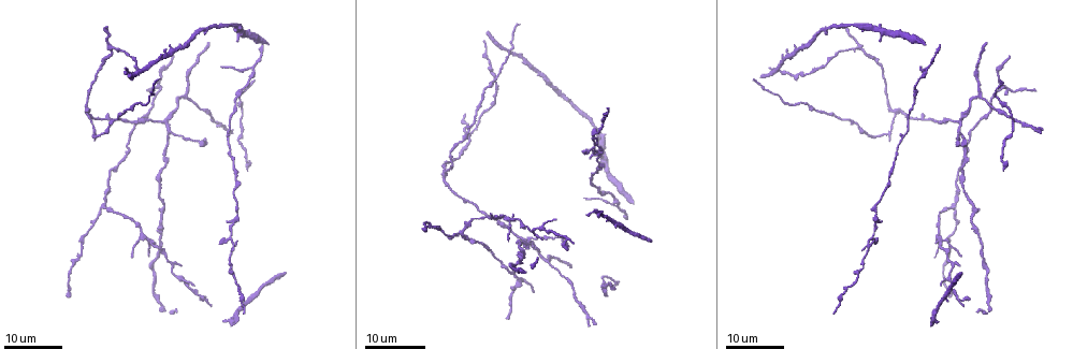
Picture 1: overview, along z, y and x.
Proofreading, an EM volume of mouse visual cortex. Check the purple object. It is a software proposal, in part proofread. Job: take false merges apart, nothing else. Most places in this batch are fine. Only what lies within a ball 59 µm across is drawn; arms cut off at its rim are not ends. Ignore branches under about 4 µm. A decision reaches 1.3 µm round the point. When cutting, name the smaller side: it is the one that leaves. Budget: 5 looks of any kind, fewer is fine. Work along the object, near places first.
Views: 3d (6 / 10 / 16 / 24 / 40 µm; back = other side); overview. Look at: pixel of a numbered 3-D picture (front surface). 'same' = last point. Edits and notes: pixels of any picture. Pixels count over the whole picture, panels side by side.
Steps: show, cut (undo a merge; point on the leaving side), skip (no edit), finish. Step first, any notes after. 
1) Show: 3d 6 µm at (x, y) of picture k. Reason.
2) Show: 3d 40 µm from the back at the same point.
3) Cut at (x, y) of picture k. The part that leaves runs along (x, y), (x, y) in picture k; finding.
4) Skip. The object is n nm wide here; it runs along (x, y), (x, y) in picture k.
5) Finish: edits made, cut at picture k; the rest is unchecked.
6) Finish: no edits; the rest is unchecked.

Show: 3d 24 µm at (938, 241) of picture 1.

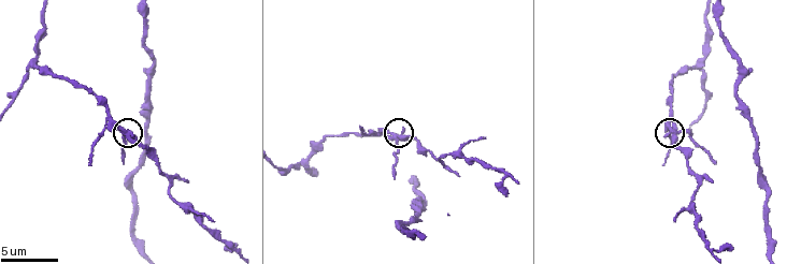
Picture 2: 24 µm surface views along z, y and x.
Show: 3d 6 µm at (128, 131) of picture 2. Zoom in.

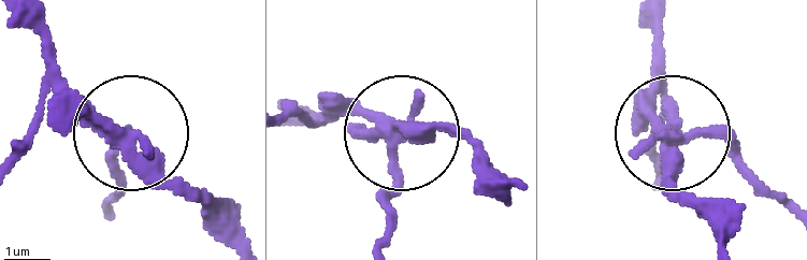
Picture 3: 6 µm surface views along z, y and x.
Skip. One cell here.

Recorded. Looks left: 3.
Show: 3d 24 µm at (158, 86) of picture 1. A fork.

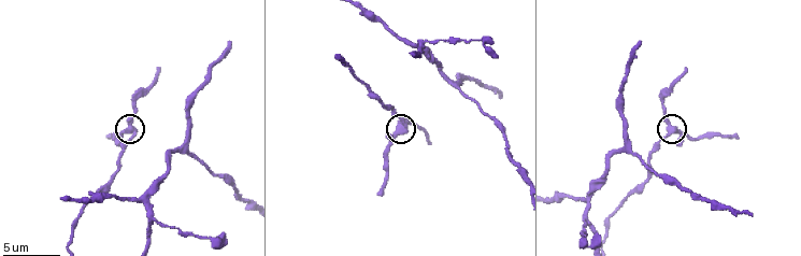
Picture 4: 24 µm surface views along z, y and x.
Show: 3d 10 µm at (402, 129) of picture 4.

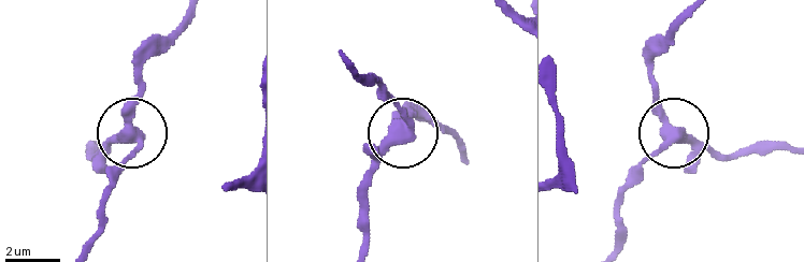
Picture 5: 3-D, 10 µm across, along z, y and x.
Skip. The object is 380 nm wide here; it runs along (89, 247), (102, 191), (128, 157), (132, 131), (86, 157) in picture 5; one cell here.

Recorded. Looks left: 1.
Show: 3d 16 µm at (456, 88) of picture 4. Three arms meet.

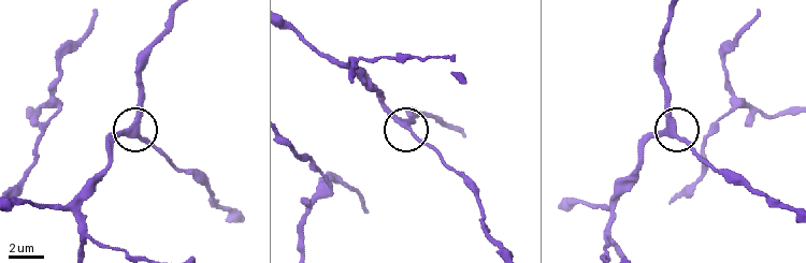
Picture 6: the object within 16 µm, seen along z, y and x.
Skip. 3 arms meet here; one cell here.

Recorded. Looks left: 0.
Finish: no edits; the rest is unchecked.

